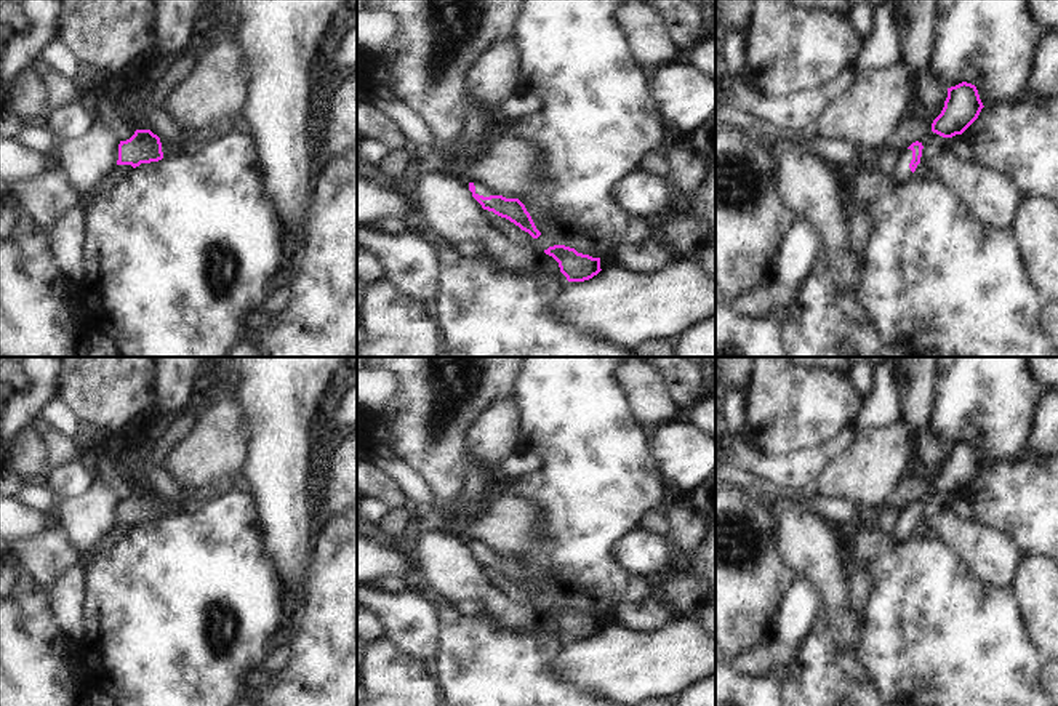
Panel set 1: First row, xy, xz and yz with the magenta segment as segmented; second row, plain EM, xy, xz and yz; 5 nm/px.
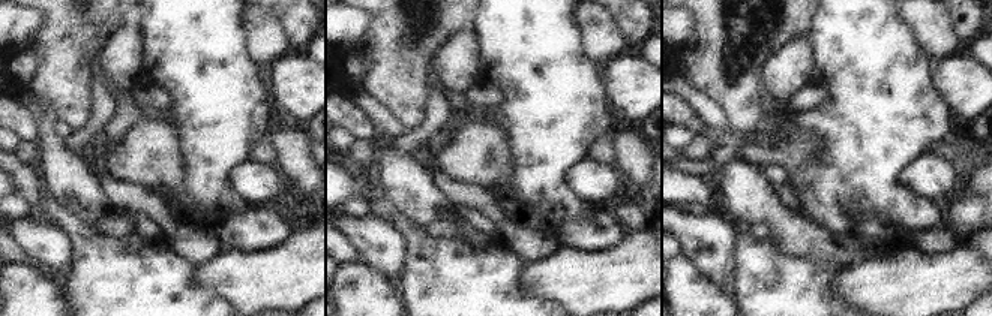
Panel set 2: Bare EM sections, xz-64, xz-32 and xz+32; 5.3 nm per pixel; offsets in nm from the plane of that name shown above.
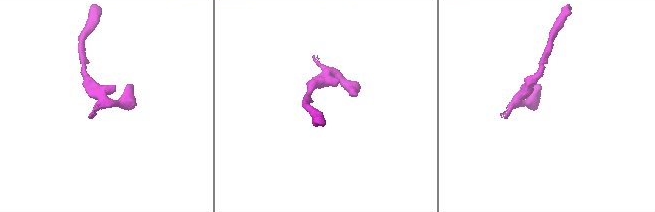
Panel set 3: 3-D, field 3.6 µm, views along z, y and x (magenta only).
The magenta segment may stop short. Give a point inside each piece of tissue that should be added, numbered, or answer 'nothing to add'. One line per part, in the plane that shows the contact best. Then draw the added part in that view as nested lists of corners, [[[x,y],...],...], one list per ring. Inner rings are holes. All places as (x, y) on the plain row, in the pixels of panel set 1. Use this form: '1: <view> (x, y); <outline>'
1: xz (480, 546); [[[477,540],[474,541],[474,544],[475,544],[475,552],[479,554],[483,554],[483,556],[496,554],[495,549],[485,541]]]

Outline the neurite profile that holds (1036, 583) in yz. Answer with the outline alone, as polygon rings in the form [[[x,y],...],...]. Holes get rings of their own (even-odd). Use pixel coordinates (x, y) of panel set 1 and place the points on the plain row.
[[[1047,557],[1021,559],[1013,588],[1028,639],[1044,660],[1058,661],[1058,565]]]

